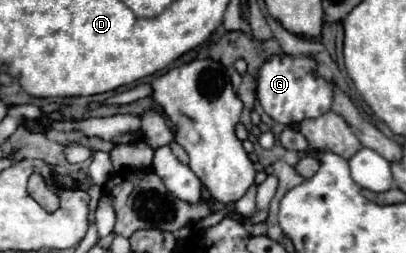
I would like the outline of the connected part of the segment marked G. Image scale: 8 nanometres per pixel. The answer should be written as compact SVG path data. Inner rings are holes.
M279 54L267 60L259 68L259 80L257 80L257 96L259 96L263 110L273 120L285 126L299 124L305 118L323 116L331 108L333 92L323 78L315 78L311 74L315 68L317 68L317 62L313 58L303 58L303 56Z

